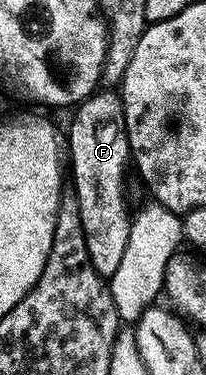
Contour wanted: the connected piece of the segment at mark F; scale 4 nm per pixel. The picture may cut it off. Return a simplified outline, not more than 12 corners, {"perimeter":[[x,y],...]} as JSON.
{"perimeter":[[116,91],[76,105],[67,164],[91,266],[127,250],[131,168]]}

